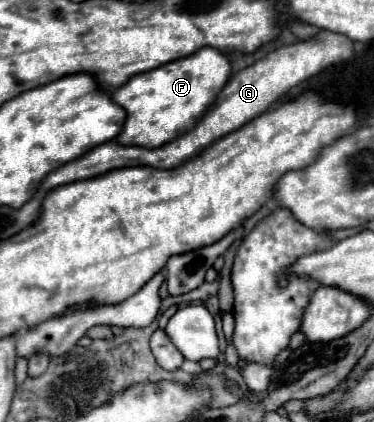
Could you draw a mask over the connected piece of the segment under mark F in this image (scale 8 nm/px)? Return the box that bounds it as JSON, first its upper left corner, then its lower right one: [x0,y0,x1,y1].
[111,47,231,149]

